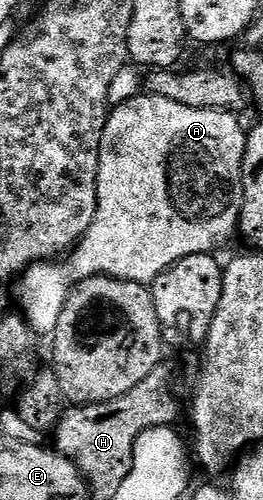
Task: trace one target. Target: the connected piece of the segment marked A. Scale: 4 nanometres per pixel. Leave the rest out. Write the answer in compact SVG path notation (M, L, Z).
M145 93L111 110L106 116L100 145L98 208L92 225L88 225L88 233L61 261L34 263L17 280L20 311L35 336L53 336L70 292L85 279L107 275L120 281L150 285L160 273L176 265L176 261L217 252L217 247L224 246L236 235L246 196L242 170L247 128L241 127L238 119L237 114L228 111L188 109L188 105L168 101L168 97Z

